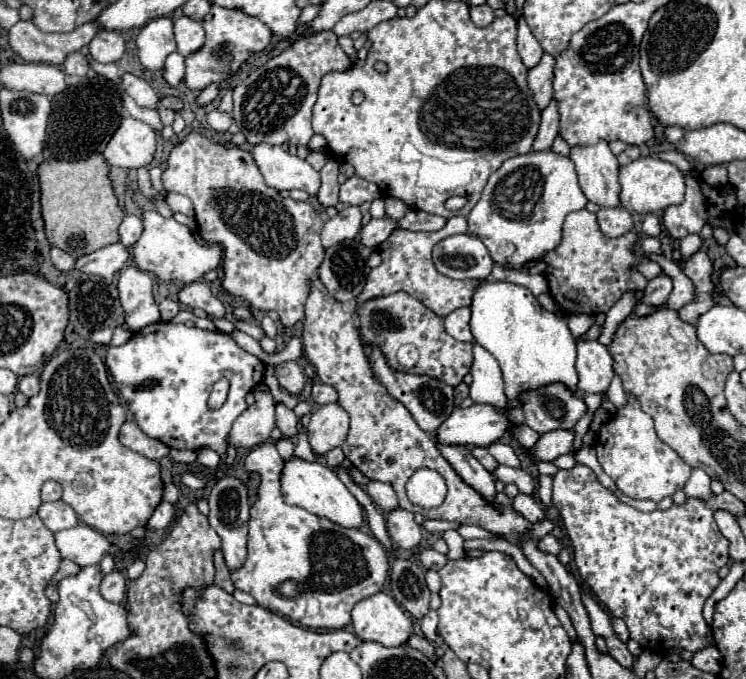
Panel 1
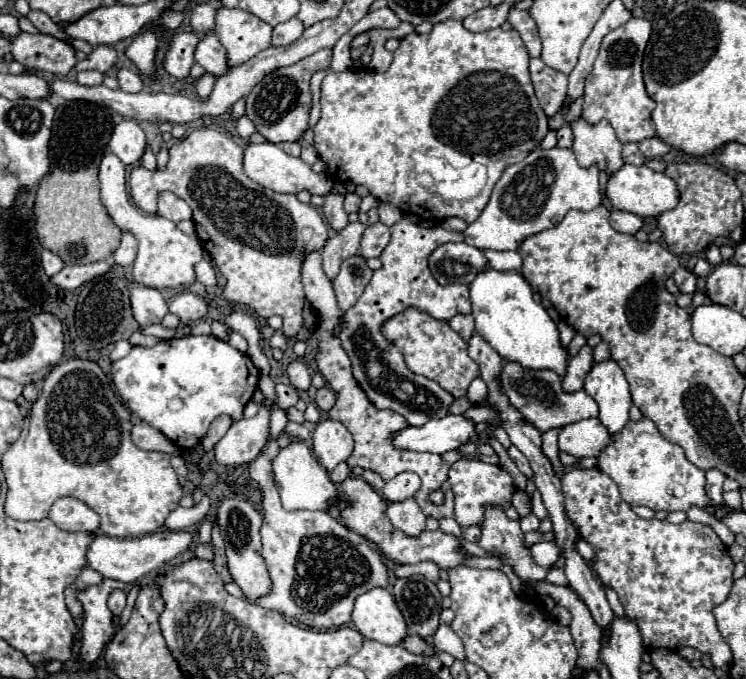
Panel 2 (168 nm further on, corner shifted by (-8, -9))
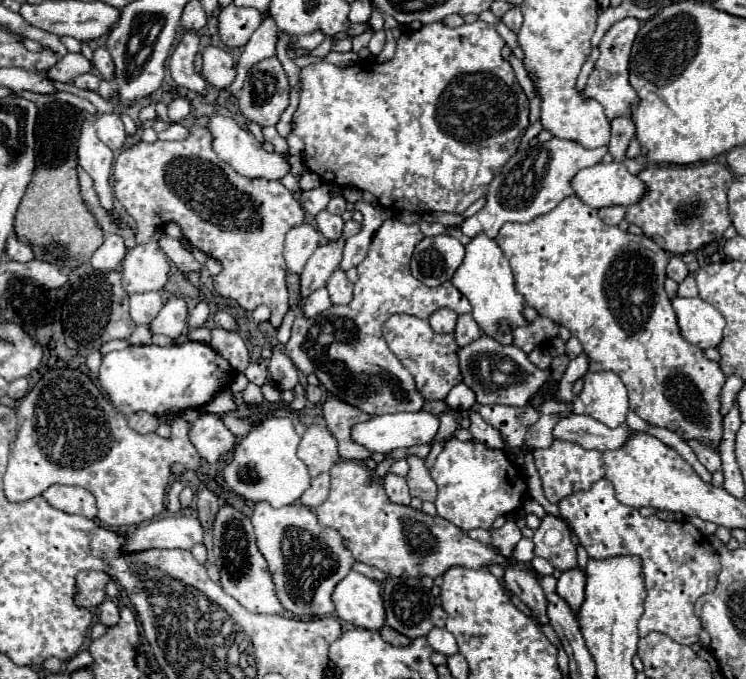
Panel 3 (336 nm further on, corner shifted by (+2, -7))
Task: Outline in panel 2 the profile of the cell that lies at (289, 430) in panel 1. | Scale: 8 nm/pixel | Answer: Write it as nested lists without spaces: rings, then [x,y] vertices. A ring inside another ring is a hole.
[[[278,383],[276,387],[274,387],[274,391],[276,391],[276,401],[278,401],[278,405],[286,411],[288,407],[292,407],[298,399],[300,399],[300,395],[298,395],[298,391],[292,387],[292,385],[282,385],[282,383]]]

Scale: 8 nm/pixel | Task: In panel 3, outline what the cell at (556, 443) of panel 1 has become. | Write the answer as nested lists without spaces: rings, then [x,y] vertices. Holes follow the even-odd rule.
[[[568,415],[562,417],[554,427],[554,439],[576,443],[584,449],[608,451],[620,449],[632,431],[626,425],[608,429],[604,423],[592,419],[590,415]]]

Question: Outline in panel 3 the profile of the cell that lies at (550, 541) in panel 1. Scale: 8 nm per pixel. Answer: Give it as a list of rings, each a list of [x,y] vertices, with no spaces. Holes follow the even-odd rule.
[[[522,537],[522,539],[520,539],[520,543],[514,547],[514,559],[530,563],[530,561],[532,561],[532,557],[534,557],[534,543],[532,543],[532,539]]]

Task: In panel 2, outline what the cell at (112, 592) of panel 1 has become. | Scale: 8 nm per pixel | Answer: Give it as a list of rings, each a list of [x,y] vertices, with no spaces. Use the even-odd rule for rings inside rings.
[[[116,589],[116,591],[110,595],[110,599],[108,599],[108,609],[112,611],[112,615],[118,617],[124,607],[126,607],[126,593],[120,591],[120,589]]]

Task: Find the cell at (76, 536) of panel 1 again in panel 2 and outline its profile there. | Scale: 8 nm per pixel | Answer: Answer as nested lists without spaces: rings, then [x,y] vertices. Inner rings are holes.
[[[156,531],[148,533],[144,537],[136,539],[114,539],[108,535],[96,535],[92,545],[88,547],[88,567],[96,569],[102,577],[118,579],[122,583],[136,583],[140,577],[152,573],[154,569],[160,569],[168,561],[172,561],[176,555],[190,549],[194,543],[194,535],[188,531]]]

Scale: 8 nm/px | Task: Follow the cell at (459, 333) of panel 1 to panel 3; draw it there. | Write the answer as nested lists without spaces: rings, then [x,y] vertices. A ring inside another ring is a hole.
[[[438,309],[430,317],[430,325],[436,333],[454,333],[456,319],[458,319],[458,315],[452,309]]]

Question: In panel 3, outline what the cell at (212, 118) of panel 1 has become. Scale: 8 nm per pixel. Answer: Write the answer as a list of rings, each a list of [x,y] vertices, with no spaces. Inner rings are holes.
[[[266,15],[266,19],[264,19],[262,25],[254,31],[252,39],[246,43],[246,47],[244,47],[244,51],[242,51],[242,55],[240,55],[240,61],[238,61],[238,65],[236,65],[236,79],[234,79],[232,85],[228,87],[230,97],[234,97],[234,95],[242,89],[244,77],[246,77],[250,65],[256,65],[258,61],[276,55],[278,35],[280,35],[280,31],[278,31],[276,21],[274,21],[270,15]]]

